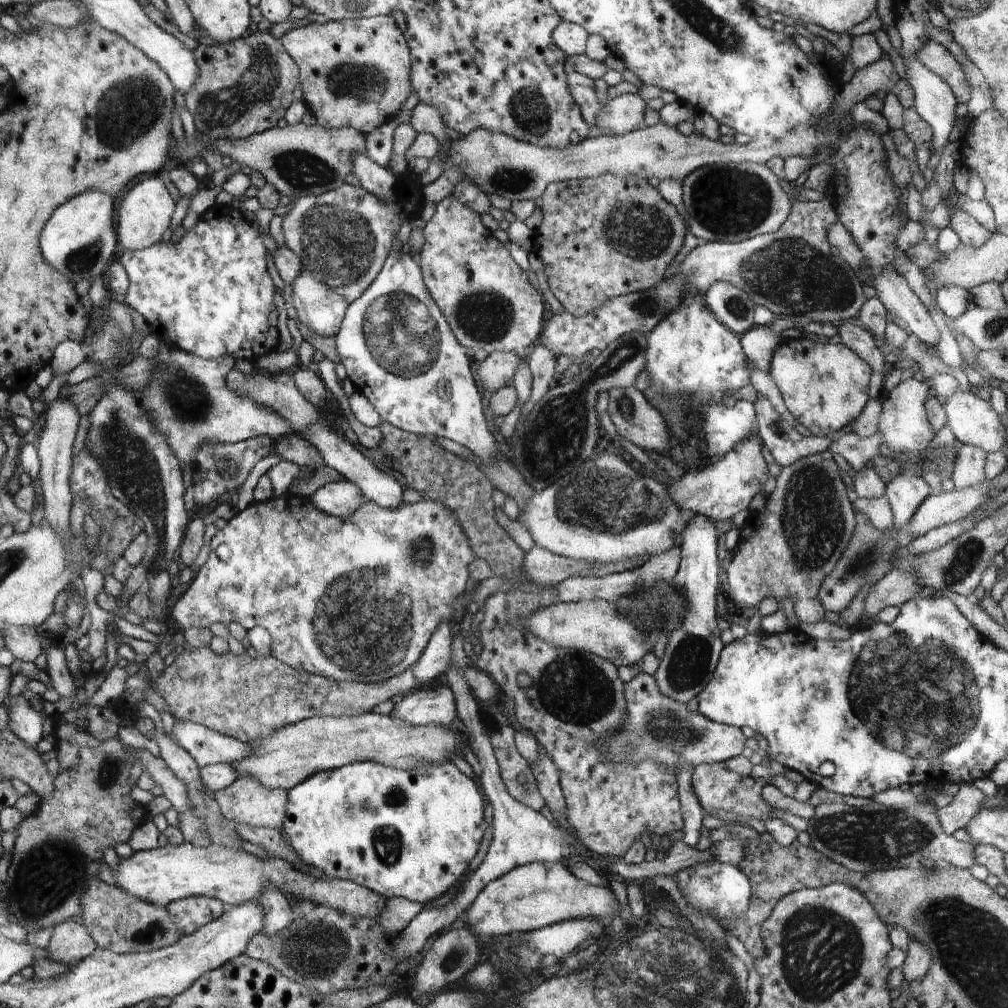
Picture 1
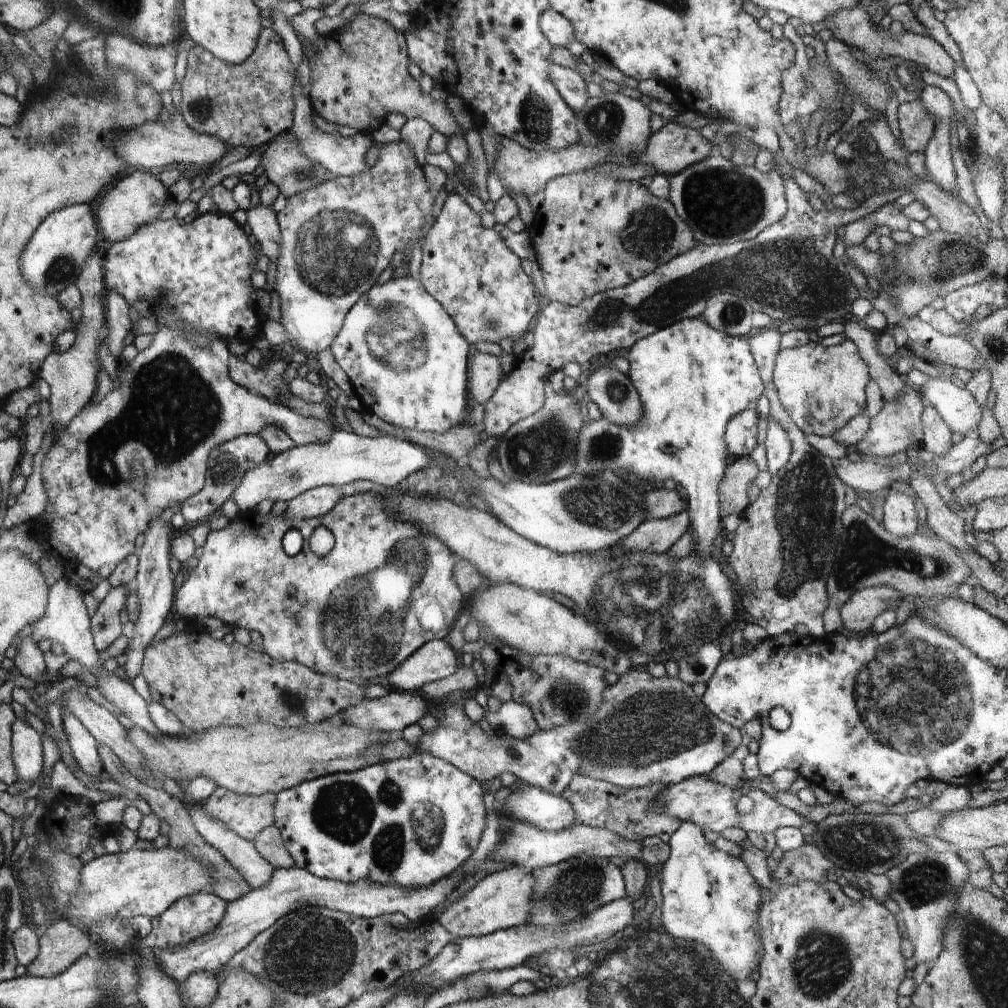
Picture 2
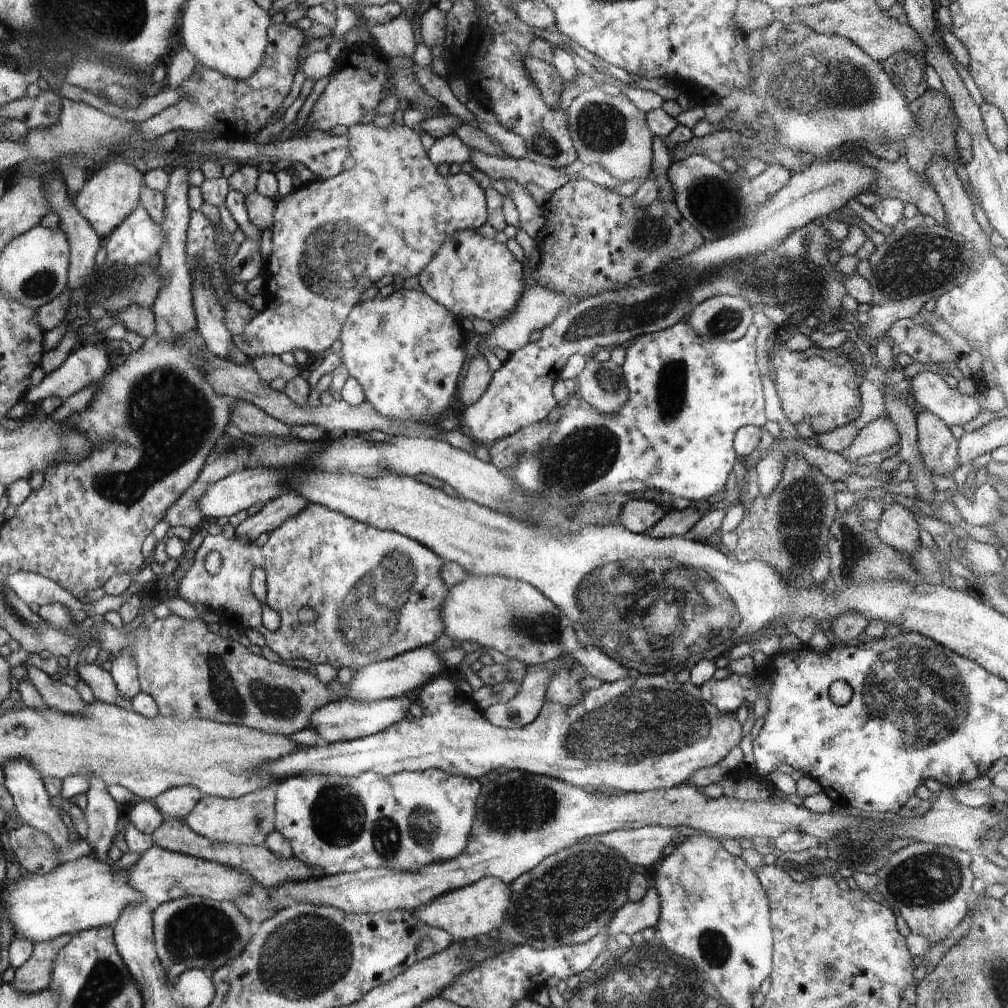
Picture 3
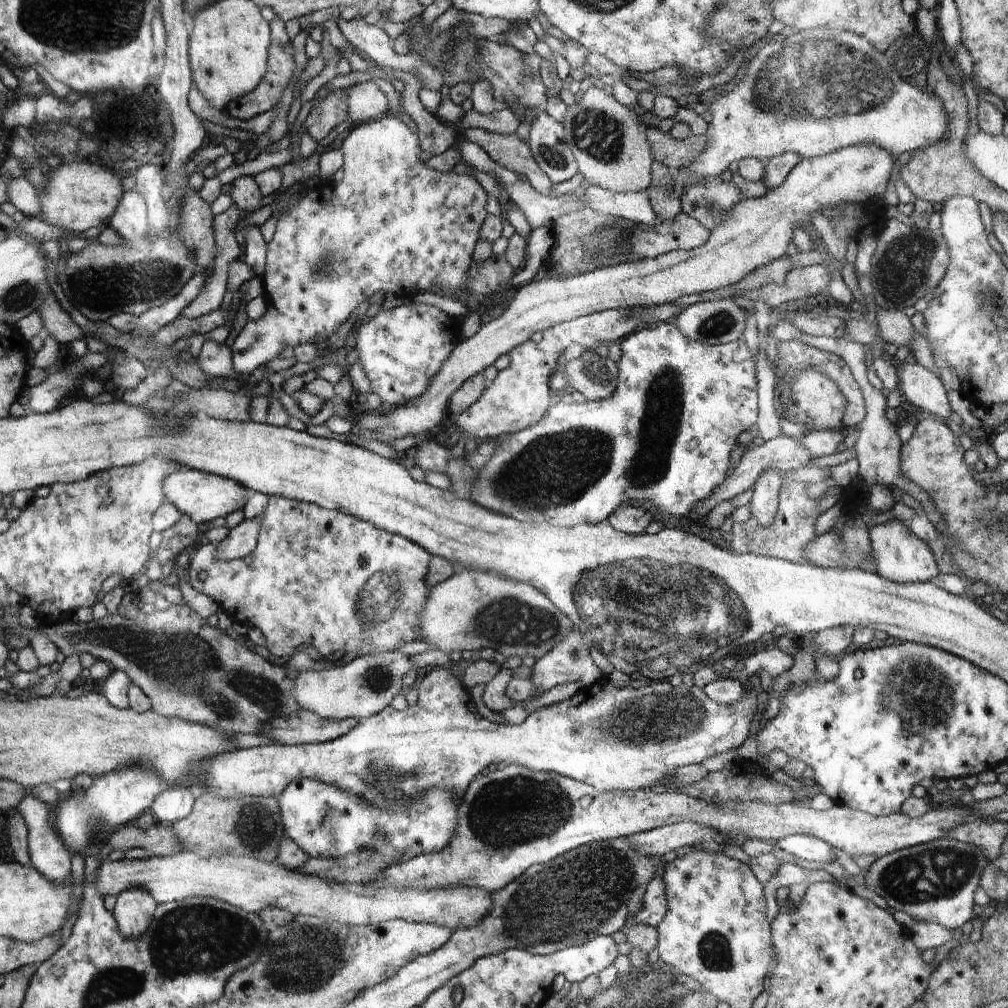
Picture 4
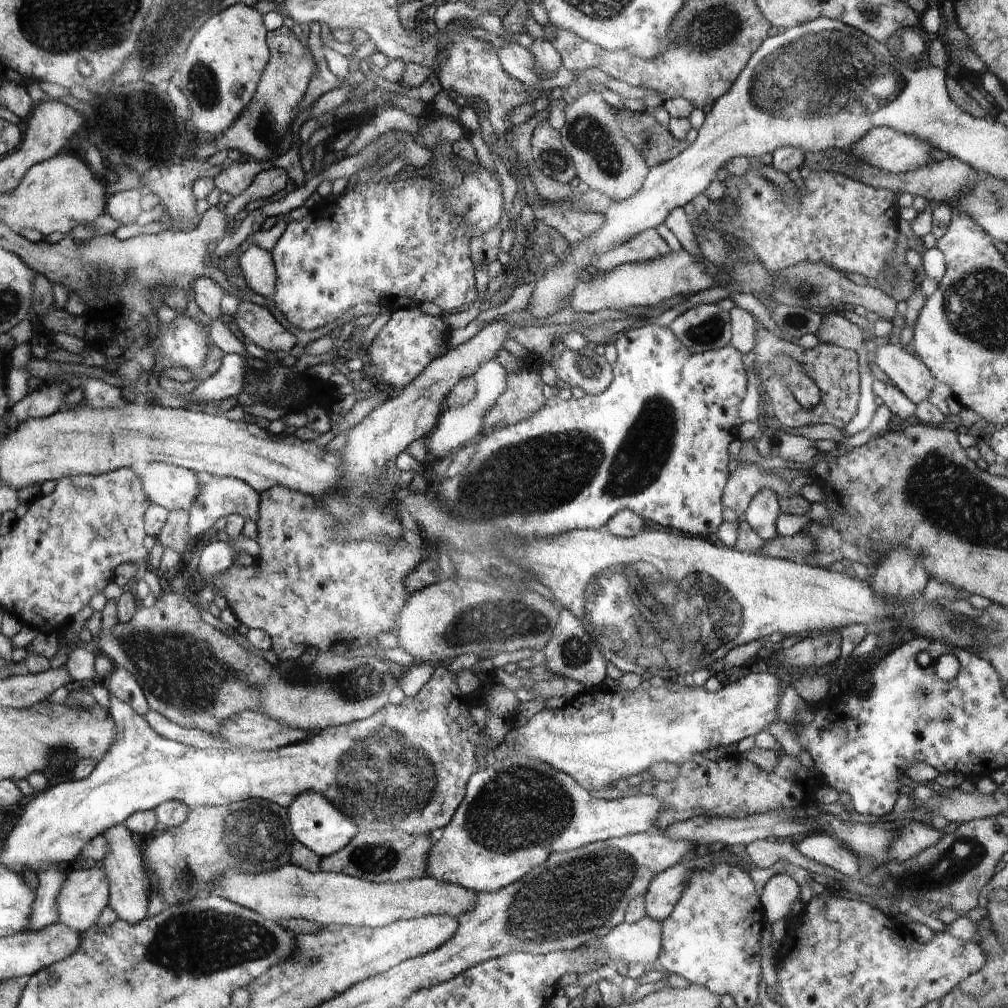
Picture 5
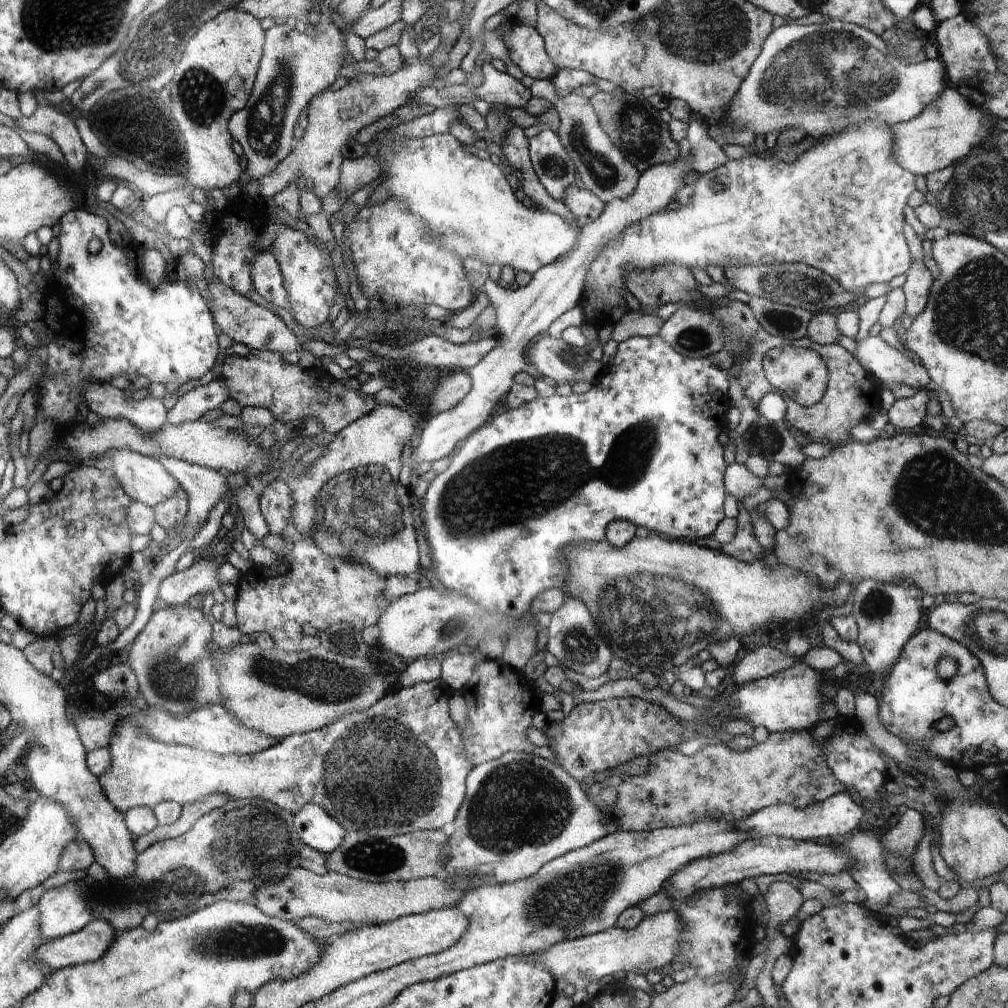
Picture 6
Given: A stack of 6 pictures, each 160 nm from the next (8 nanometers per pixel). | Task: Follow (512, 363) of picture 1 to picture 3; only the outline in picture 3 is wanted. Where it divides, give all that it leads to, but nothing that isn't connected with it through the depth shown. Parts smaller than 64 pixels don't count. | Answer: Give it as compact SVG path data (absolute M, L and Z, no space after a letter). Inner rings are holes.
M484 355L472 356L467 371L462 379L459 397L467 407L474 404L489 388L493 380L493 370L489 367Z

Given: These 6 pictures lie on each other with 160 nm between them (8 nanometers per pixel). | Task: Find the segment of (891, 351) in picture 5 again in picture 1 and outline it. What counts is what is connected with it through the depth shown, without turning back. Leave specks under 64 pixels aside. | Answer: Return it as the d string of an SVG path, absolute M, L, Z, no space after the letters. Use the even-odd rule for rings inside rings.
M958 388L952 396L946 398L943 407L947 414L947 426L962 444L980 447L987 453L1006 448L1007 420L994 411L990 402L980 399L971 391L962 392Z

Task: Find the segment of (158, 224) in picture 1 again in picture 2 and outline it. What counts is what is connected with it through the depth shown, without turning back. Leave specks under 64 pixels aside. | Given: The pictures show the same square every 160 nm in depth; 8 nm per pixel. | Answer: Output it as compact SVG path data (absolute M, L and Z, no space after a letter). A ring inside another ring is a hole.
M136 168L130 176L122 177L118 184L105 192L98 206L98 220L101 222L102 232L110 242L120 242L130 239L139 229L158 220L159 214L164 208L164 186L160 186L160 180L154 178L154 173L148 170Z

